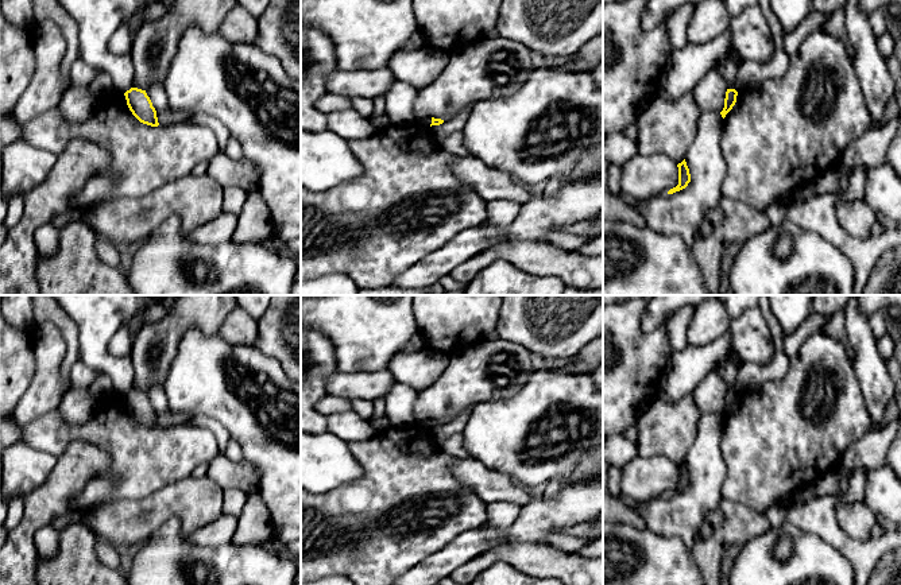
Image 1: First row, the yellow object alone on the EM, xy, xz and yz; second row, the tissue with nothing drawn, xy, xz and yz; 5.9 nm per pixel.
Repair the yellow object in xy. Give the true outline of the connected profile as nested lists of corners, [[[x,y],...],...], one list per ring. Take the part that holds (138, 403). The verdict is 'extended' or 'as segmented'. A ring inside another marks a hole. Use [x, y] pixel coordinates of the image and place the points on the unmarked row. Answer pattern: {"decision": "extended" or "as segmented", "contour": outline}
{"decision": "as segmented", "contour": [[[131,390],[124,395],[127,407],[132,417],[143,426],[158,429],[156,412],[146,392]]]}

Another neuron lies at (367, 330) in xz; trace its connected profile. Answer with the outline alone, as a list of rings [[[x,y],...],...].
[[[301,295],[301,322],[322,332],[333,344],[339,372],[375,372],[387,369],[390,360],[417,333],[413,295]]]

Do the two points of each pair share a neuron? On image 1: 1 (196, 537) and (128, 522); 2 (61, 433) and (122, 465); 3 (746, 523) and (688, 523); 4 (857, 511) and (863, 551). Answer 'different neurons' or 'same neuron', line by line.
1: different neurons
2: same neuron
3: different neurons
4: different neurons

